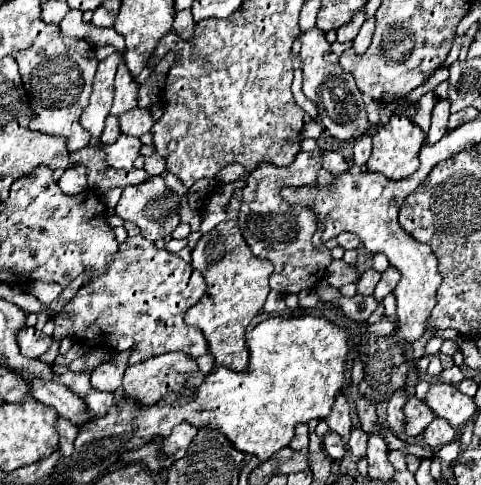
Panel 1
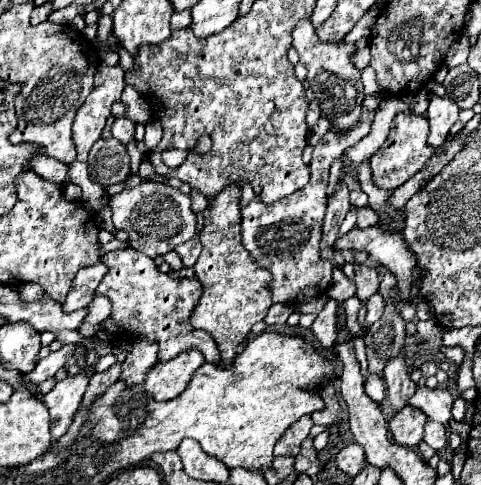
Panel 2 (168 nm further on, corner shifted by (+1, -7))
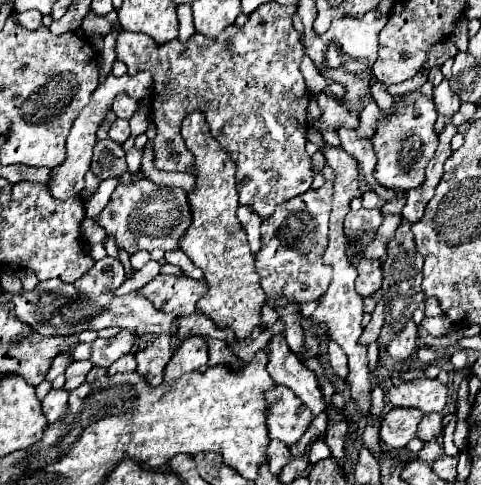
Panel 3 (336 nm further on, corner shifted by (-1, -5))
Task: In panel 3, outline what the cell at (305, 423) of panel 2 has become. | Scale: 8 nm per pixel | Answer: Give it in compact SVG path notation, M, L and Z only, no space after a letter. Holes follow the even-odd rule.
M284 386L270 392L270 418L266 418L270 438L284 442L286 446L296 444L312 422L312 412L290 394Z

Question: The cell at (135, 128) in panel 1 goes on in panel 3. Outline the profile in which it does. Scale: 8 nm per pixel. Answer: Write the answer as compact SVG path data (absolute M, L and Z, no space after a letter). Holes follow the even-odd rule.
M116 120L112 126L110 126L110 132L108 132L108 138L114 140L114 142L124 142L130 138L130 126L128 126L128 120Z

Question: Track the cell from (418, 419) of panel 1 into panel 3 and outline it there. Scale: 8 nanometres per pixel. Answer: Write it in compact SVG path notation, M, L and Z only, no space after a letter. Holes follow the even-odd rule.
M392 408L380 426L380 438L394 450L402 450L408 446L412 438L416 438L418 424L424 412L416 408Z

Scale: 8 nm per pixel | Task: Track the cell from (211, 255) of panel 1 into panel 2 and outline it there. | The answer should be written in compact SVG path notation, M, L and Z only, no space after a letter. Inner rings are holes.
M228 184L224 190L212 198L210 214L204 218L204 228L198 234L202 242L202 254L194 266L196 278L202 282L204 292L198 306L192 312L192 326L206 330L220 348L224 366L232 366L238 354L238 346L246 340L250 328L264 320L272 300L266 288L272 274L260 268L240 240L240 186Z

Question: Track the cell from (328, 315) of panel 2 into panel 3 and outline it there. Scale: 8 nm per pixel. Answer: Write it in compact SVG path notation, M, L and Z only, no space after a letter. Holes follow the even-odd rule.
M328 340L328 360L330 360L336 376L346 378L346 354L334 340Z

